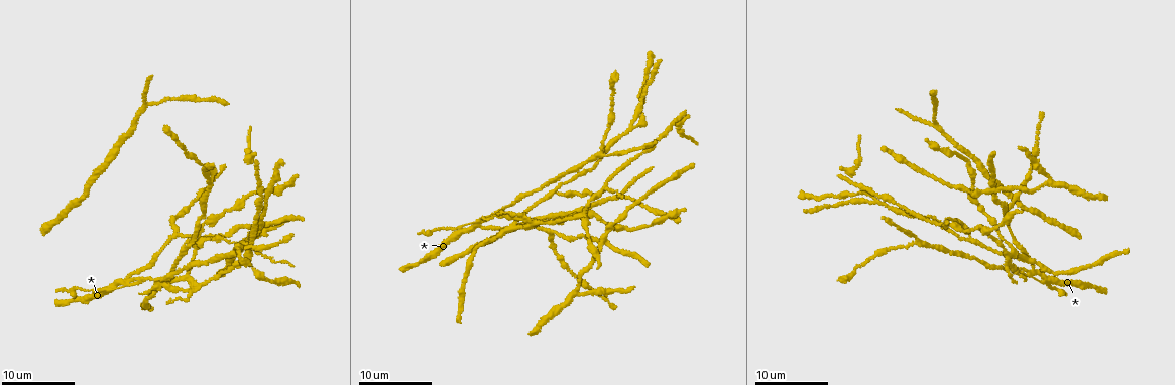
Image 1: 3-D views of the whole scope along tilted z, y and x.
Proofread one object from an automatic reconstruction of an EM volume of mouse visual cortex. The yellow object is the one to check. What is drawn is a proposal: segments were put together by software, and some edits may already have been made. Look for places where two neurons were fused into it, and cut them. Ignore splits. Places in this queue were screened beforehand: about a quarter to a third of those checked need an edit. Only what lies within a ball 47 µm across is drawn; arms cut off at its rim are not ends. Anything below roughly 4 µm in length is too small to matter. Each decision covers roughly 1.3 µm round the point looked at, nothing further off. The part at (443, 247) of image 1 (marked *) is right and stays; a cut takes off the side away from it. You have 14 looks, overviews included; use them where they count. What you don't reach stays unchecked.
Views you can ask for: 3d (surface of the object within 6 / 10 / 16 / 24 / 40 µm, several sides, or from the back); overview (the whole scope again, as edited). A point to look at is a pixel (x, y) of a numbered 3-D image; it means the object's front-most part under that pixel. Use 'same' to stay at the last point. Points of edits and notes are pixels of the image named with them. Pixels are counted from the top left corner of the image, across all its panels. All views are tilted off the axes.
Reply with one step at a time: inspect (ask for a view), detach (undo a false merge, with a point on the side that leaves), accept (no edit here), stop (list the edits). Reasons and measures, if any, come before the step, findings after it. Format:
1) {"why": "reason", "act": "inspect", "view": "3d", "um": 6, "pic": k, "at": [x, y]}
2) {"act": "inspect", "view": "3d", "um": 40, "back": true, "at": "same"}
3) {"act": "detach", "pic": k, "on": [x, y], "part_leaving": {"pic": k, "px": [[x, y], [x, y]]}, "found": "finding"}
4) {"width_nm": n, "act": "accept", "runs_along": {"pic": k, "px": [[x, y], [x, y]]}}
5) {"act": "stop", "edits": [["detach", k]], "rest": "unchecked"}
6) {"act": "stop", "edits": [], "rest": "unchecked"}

{"why": "branch point", "act": "inspect", "view": "3d", "um": 6, "pic": 1, "at": [174, 233]}

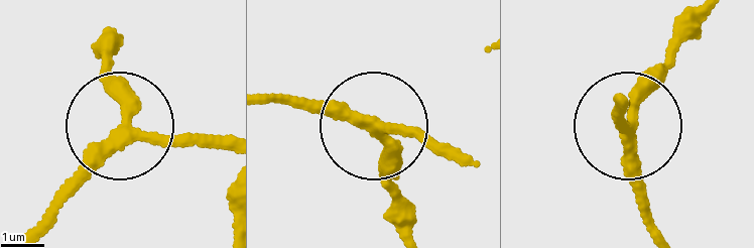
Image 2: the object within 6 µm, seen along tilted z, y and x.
{"why": "from behind", "act": "inspect", "view": "3d", "um": 6, "back": true, "pic": 2, "at": [125, 126]}

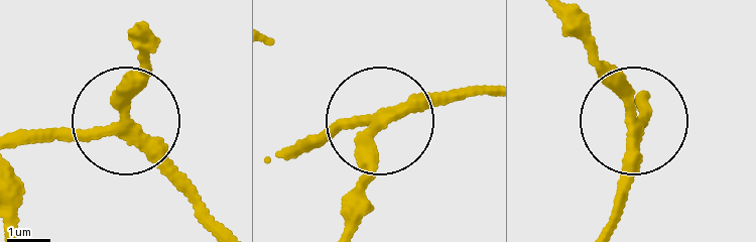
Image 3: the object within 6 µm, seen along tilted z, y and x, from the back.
{"width_nm": 270, "act": "accept", "runs_along": {"pic": 3, "px": [[218, 222], [124, 108], [145, 57]]}, "found": "all the same neuron"}

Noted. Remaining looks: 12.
{"why": "thin arm on a thick one", "act": "inspect", "view": "3d", "um": 6, "pic": 1, "at": [1005, 257]}

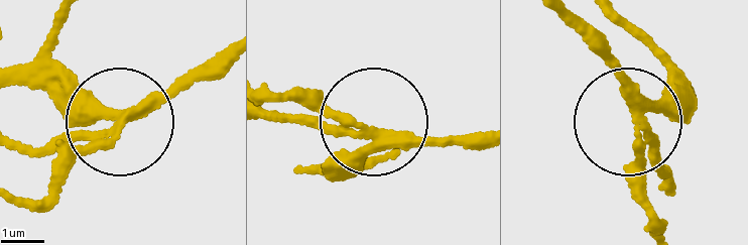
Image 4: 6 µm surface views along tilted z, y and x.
{"act": "inspect", "view": "3d", "um": 6, "back": true, "pic": 4, "at": [125, 119]}

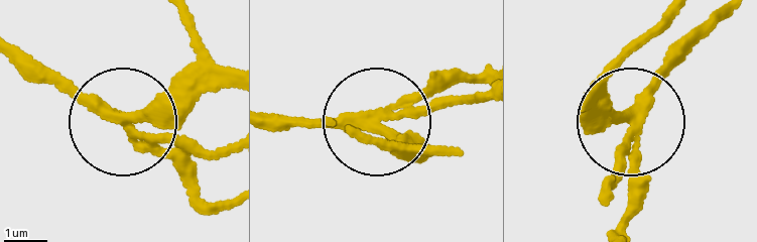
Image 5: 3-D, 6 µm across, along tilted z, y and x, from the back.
{"width_nm": 220, "act": "detach", "pic": 5, "on": [171, 139], "part_leaving": {"pic": 5, "px": [[117, 116], [224, 147]]}, "found": "a second neuron is stuck on"}

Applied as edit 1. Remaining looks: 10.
{"act": "inspect", "view": "overview"}

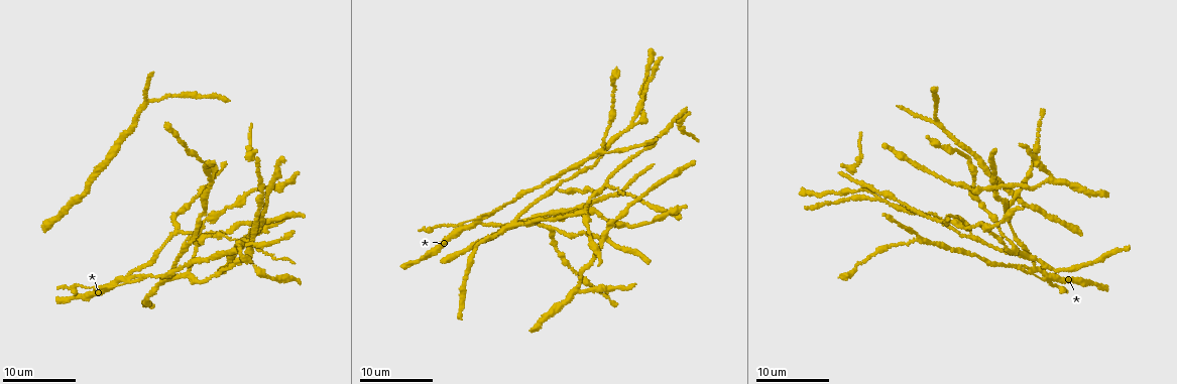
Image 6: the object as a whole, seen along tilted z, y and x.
{"why": "arms part here", "act": "inspect", "view": "3d", "um": 16, "pic": 6, "at": [518, 198]}

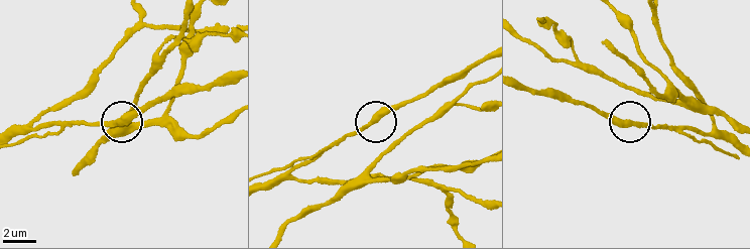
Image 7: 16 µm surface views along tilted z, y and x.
{"act": "inspect", "view": "3d", "um": 6, "pic": 7, "at": [378, 118]}

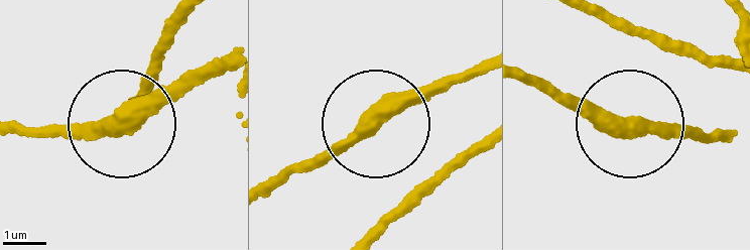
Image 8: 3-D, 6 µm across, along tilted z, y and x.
{"act": "accept", "runs_along": {"pic": 8, "px": [[717, 134], [544, 92]]}, "found": "continuous, no second neuron"}

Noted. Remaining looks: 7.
{"why": "branch point", "act": "inspect", "view": "3d", "um": 10, "pic": 6, "at": [602, 238]}

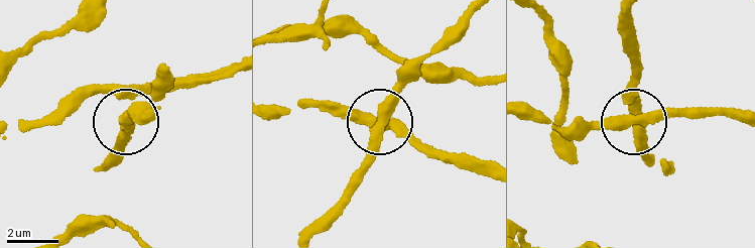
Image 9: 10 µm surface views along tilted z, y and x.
{"arms": 3, "act": "accept", "found": "one neuron here"}

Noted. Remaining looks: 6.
{"why": "side arm on a straight run", "act": "inspect", "view": "3d", "um": 16, "pic": 6, "at": [555, 189]}

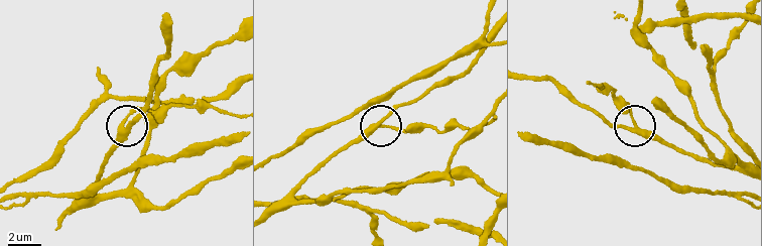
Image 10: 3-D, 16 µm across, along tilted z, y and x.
{"width_nm": 270, "act": "accept", "runs_along": {"pic": 10, "px": [[270, 159], [300, 144], [323, 162], [407, 103]]}, "found": "all the same neuron"}

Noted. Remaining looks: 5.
{"why": "arms part here", "act": "inspect", "view": "3d", "um": 10, "pic": 6, "at": [600, 149]}

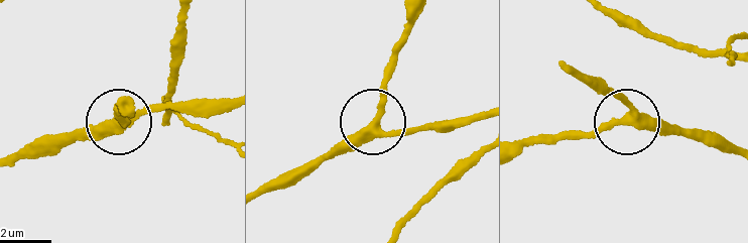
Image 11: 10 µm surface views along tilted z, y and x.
{"act": "accept", "runs_along": {"pic": 11, "px": [[264, 195], [353, 150], [375, 126], [396, 132], [438, 121]]}, "found": "all the same neuron"}

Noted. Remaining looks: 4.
{"act": "stop", "edits": [["detach", 5]], "rest": "unchecked"}

